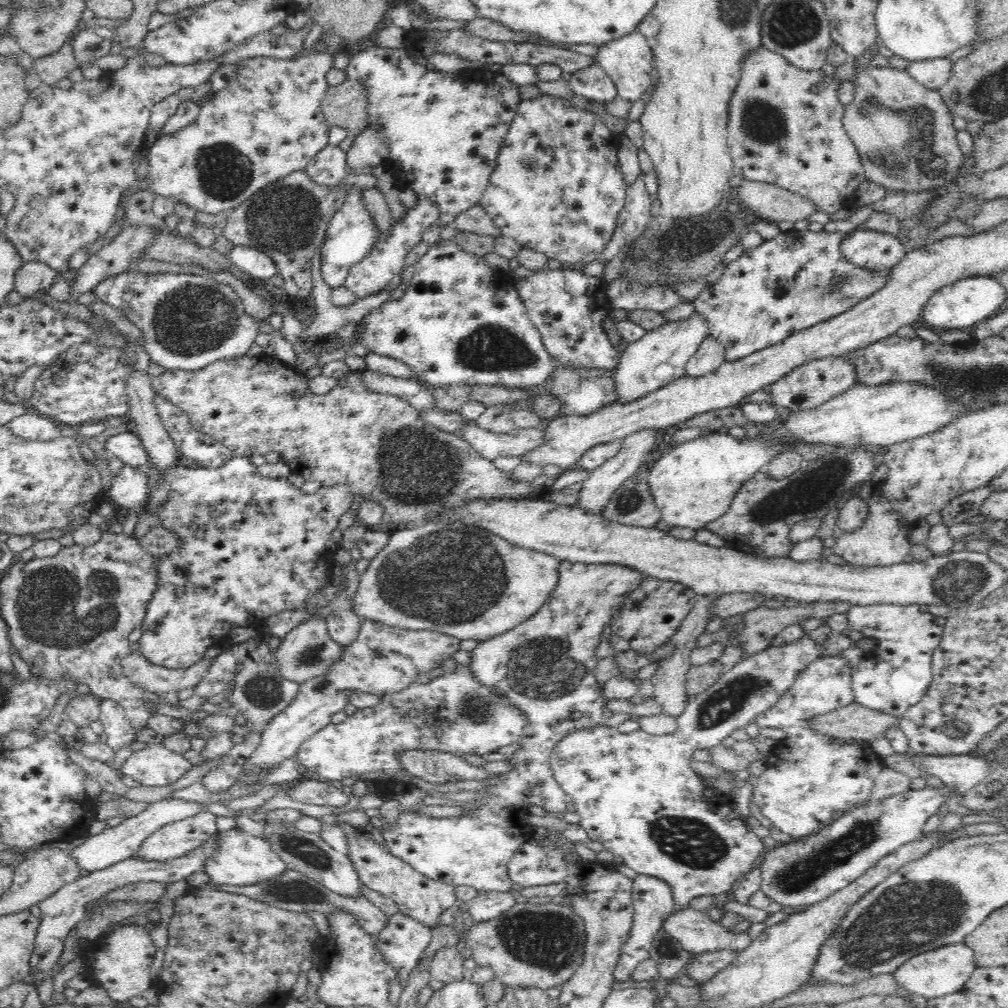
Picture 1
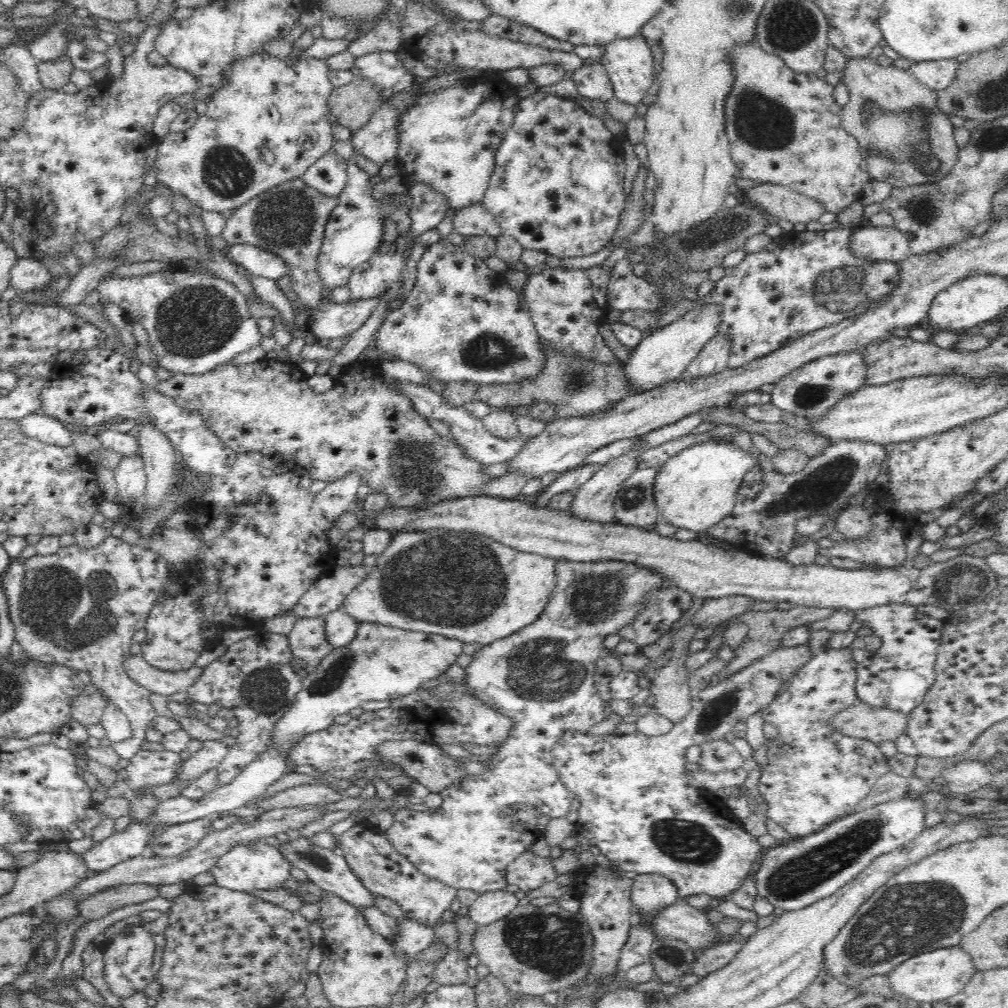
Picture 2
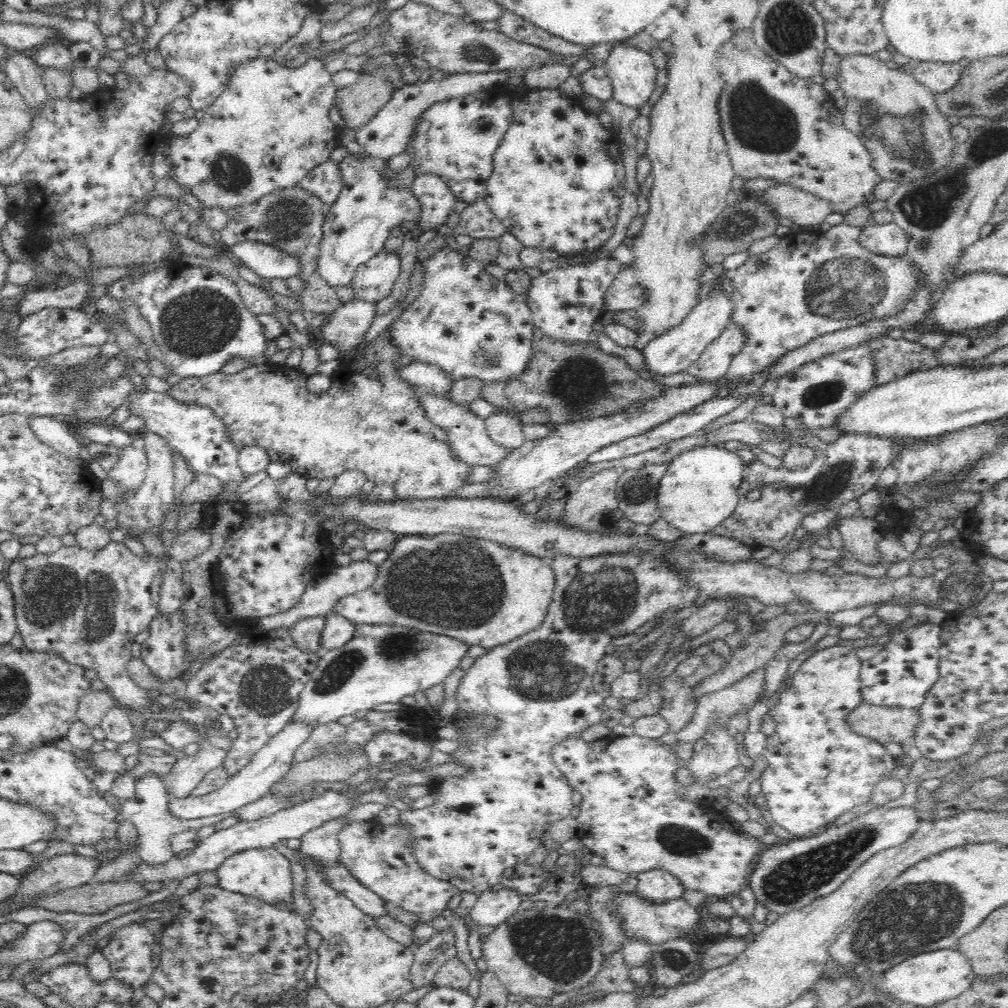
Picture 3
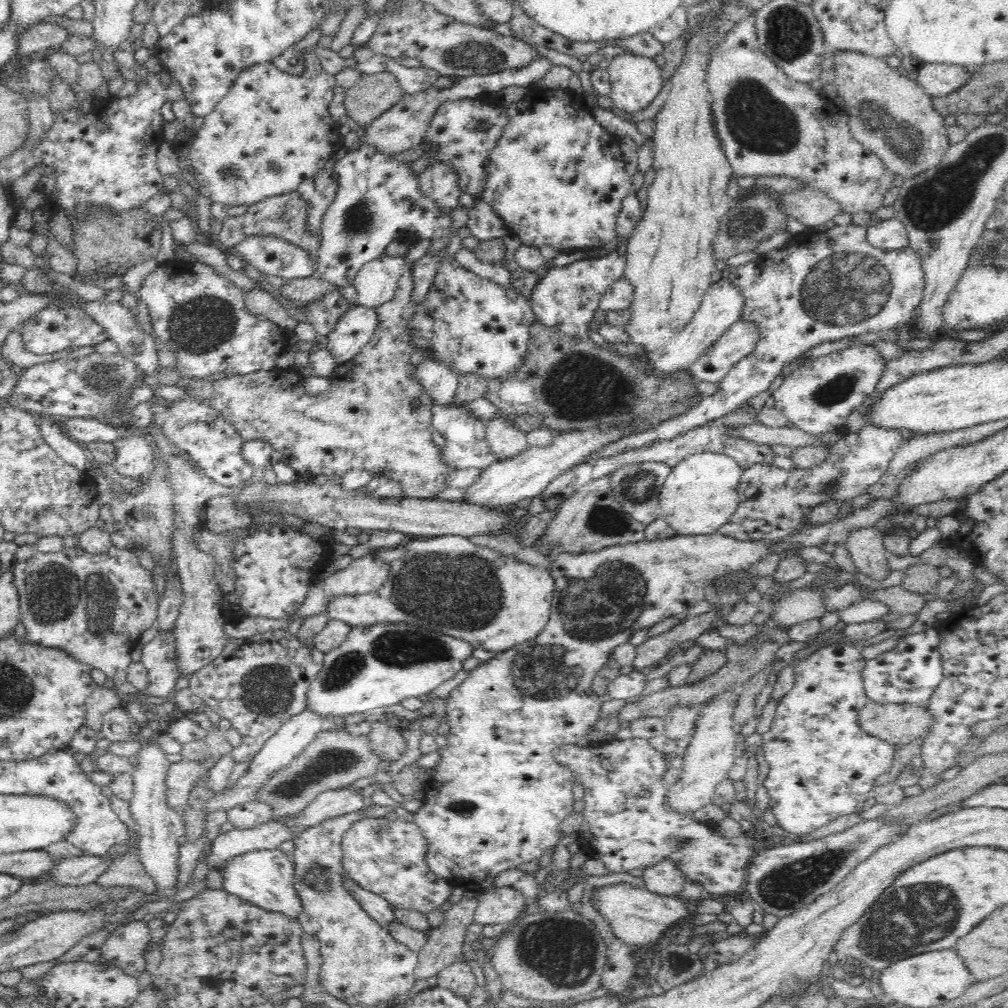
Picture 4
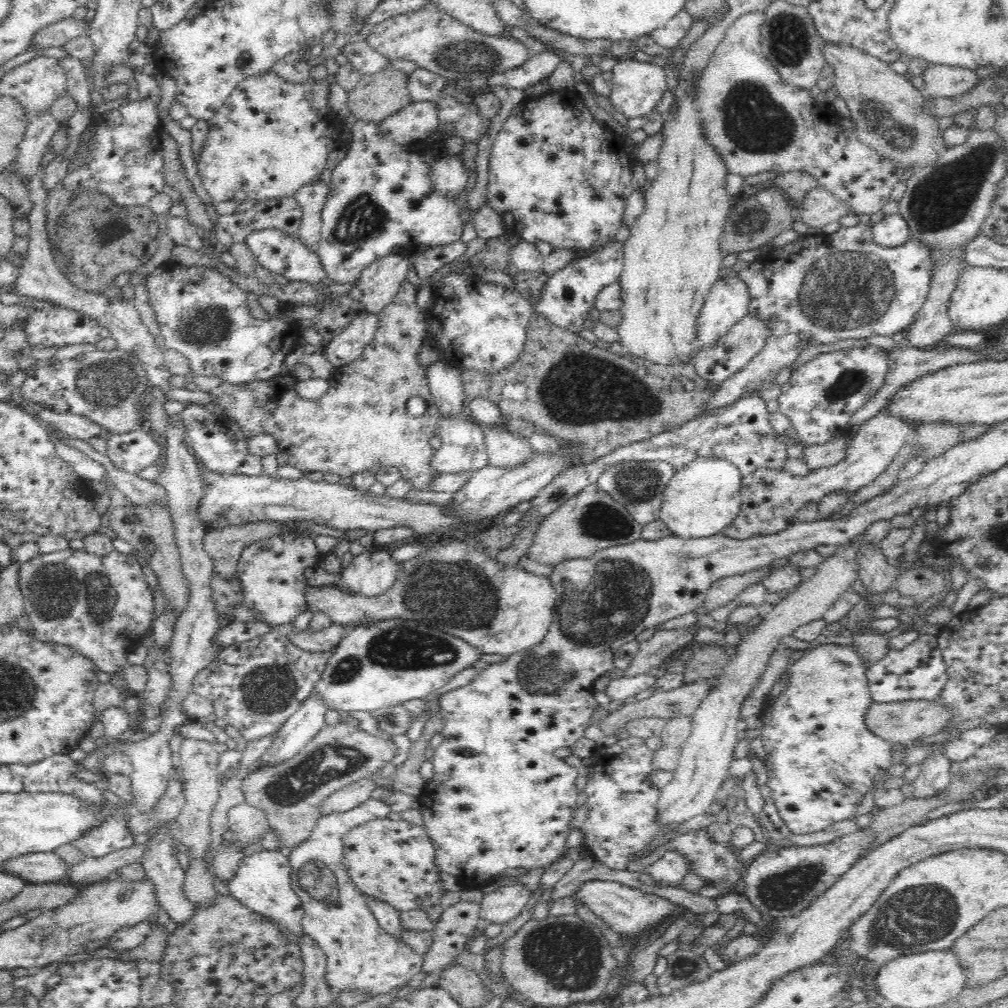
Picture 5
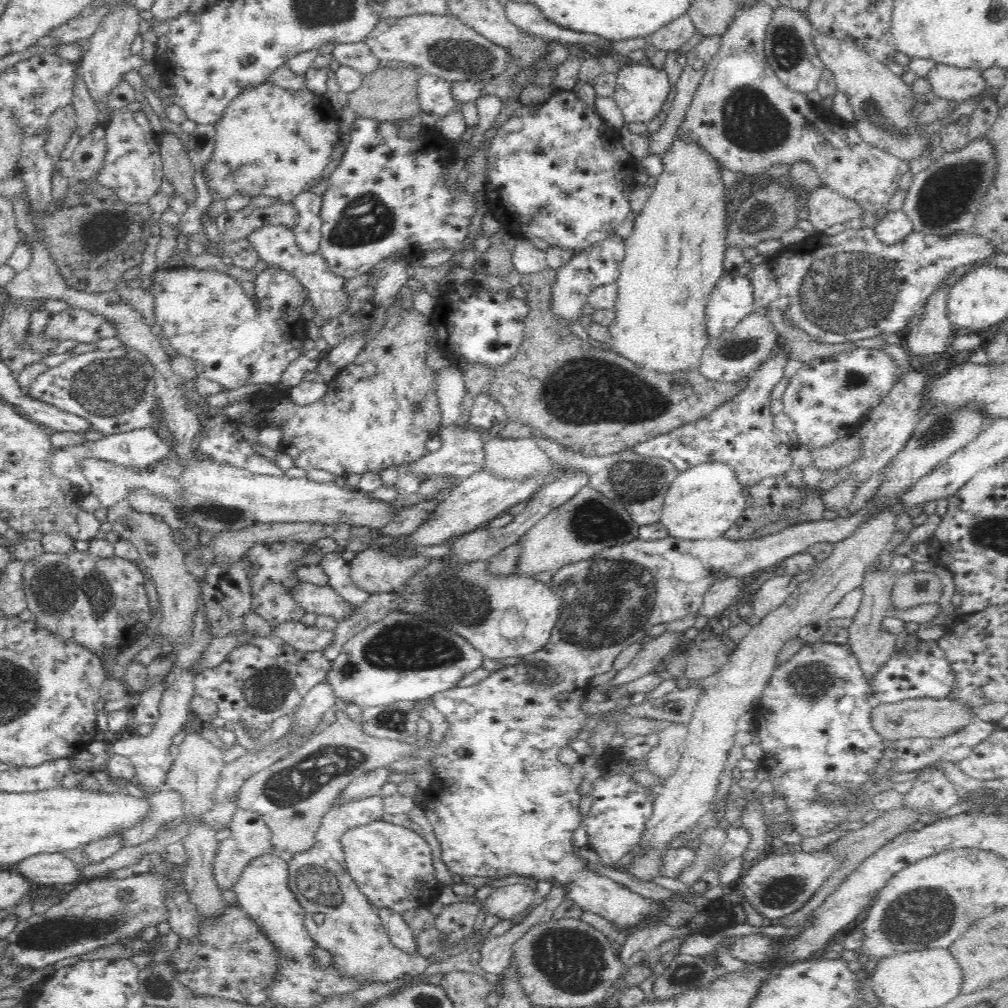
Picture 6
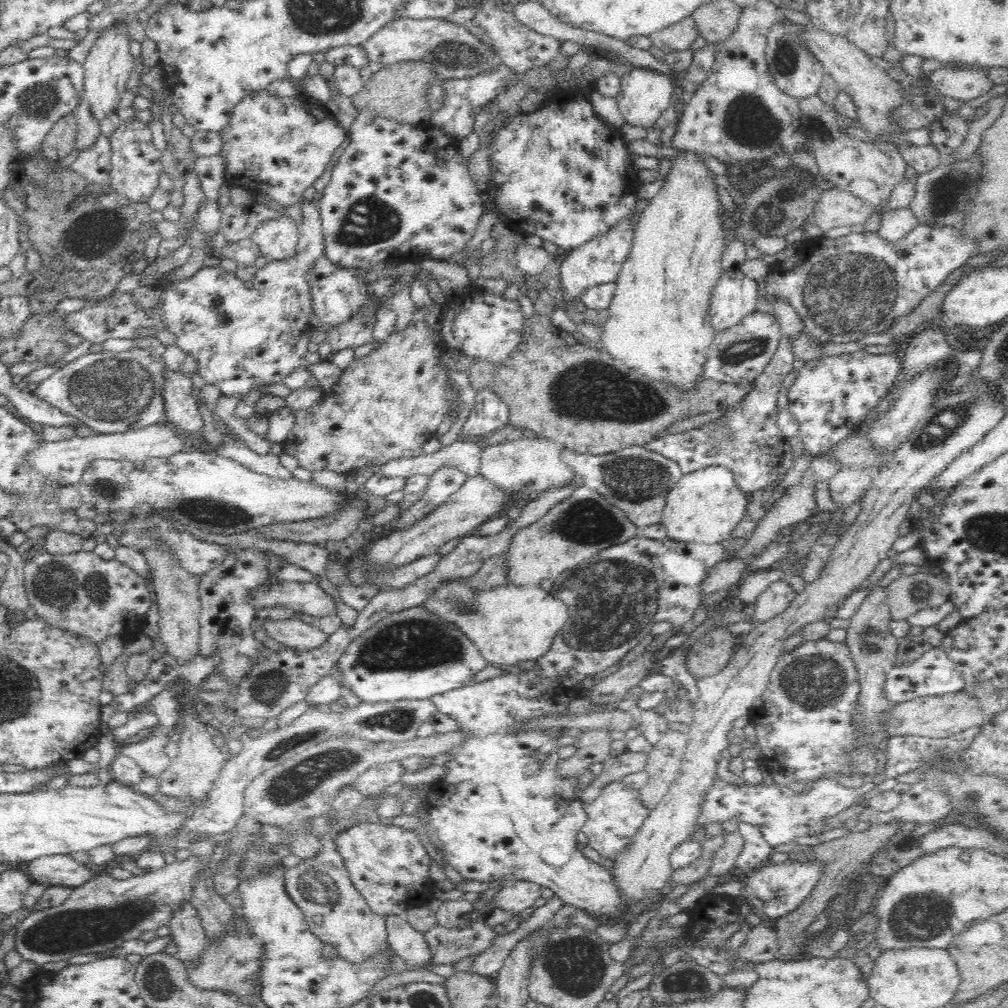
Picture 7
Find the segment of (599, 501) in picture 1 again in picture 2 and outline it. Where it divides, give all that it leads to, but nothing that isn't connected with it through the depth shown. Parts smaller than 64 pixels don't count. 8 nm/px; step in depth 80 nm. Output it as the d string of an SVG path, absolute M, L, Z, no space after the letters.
M634 446L634 449L626 452L624 456L618 456L618 458L610 460L610 462L606 462L599 471L578 487L574 495L574 500L569 506L570 513L578 516L578 519L586 519L586 521L590 522L620 525L621 523L616 519L615 515L615 498L626 478L639 468L637 466L637 458L639 454L642 454L642 451L644 450L641 446Z

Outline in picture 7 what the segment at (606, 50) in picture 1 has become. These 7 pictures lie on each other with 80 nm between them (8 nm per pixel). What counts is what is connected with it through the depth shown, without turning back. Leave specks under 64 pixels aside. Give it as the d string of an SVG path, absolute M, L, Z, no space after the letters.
M634 68L632 72L621 78L620 91L617 102L625 122L630 126L644 128L654 127L654 122L658 121L670 106L675 92L671 77L642 68Z

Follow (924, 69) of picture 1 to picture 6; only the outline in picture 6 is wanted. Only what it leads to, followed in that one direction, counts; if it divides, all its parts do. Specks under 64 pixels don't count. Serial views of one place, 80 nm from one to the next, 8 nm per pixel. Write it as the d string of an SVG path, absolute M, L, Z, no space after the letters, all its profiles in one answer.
M936 65L926 77L932 85L930 93L950 102L963 102L978 97L987 87L982 71Z

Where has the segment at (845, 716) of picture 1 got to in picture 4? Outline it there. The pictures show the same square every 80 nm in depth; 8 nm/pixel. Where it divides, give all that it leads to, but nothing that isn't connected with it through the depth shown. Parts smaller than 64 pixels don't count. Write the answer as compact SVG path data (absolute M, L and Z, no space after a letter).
M868 701L858 714L858 725L870 736L889 742L897 747L913 743L915 738L928 734L934 717L930 716L927 705L880 704Z

